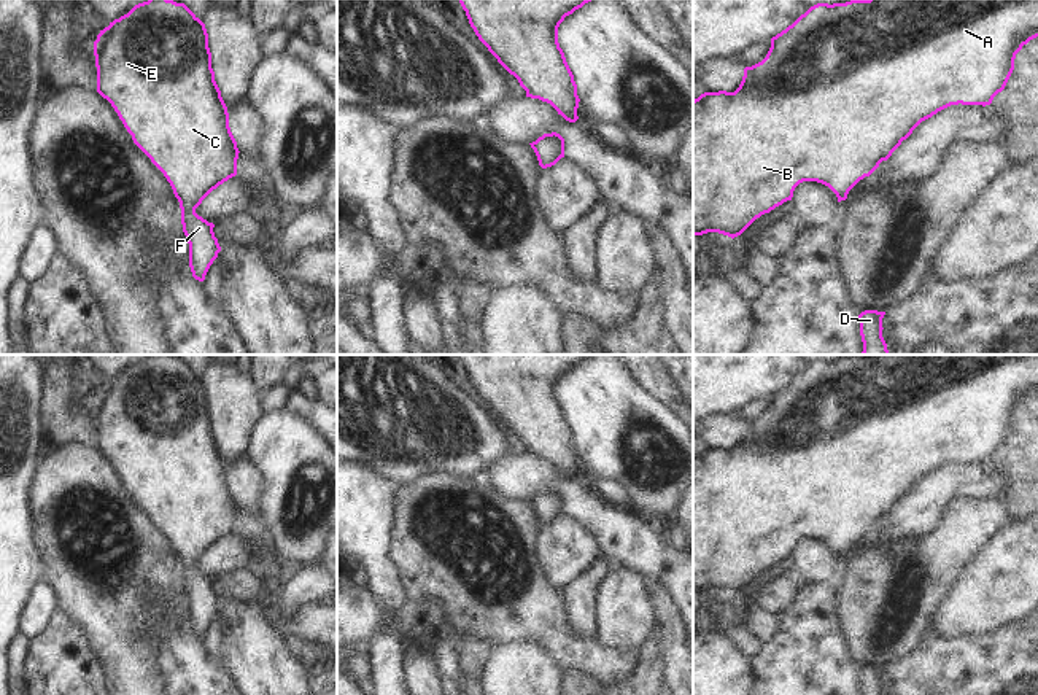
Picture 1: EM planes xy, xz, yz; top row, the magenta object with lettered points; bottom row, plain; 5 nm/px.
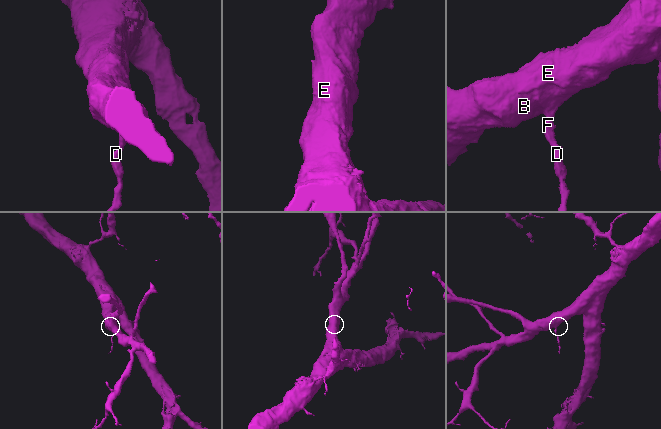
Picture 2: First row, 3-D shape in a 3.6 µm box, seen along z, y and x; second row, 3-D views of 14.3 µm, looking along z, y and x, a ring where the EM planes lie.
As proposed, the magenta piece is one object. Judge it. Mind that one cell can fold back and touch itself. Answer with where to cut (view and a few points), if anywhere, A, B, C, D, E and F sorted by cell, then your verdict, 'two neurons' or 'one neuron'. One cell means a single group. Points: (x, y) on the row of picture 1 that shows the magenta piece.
no cut; A B C D E F; one neuron

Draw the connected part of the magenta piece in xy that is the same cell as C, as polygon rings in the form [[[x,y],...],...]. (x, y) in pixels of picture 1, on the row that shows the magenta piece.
[[[148,0],[110,22],[94,41],[97,92],[107,99],[134,143],[151,159],[170,183],[181,208],[183,232],[189,243],[189,267],[199,281],[218,258],[221,247],[213,223],[196,213],[202,200],[219,184],[237,175],[238,148],[229,127],[227,107],[215,81],[205,24],[184,5],[173,0]]]

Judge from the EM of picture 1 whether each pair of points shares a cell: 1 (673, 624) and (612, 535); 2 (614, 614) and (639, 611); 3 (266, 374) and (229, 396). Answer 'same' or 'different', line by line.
1: different
2: same
3: different

